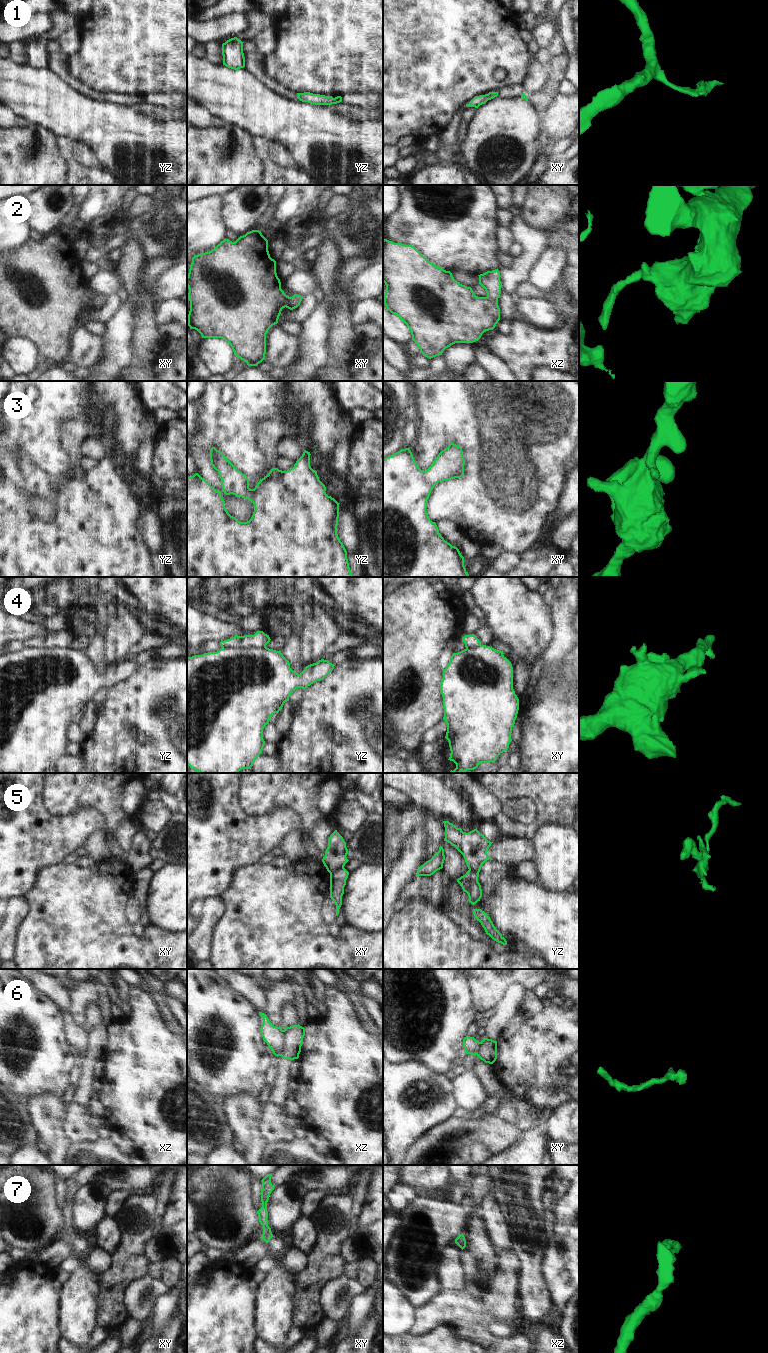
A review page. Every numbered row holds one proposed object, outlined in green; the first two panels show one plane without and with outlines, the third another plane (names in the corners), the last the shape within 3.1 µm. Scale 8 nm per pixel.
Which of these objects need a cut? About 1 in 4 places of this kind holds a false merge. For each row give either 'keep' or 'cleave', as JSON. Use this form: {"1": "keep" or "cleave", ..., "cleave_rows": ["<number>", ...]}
{"1": "keep", "2": "keep", "3": "keep", "4": "cleave", "5": "cleave", "6": "cleave", "7": "keep", "cleave_rows": ["4", "5", "6"]}

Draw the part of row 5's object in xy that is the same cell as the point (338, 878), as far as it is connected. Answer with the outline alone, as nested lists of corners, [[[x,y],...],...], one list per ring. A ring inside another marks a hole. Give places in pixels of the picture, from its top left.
[[[345,868],[334,871],[330,874],[330,898],[336,905],[336,916],[339,914],[339,909],[342,905],[342,896],[344,887],[348,878],[349,872]]]

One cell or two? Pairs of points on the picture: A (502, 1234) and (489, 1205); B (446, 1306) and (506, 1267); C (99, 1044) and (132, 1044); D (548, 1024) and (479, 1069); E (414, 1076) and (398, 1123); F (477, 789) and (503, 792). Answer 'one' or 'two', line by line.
A: one
B: one
C: two
D: two
E: one
F: two

